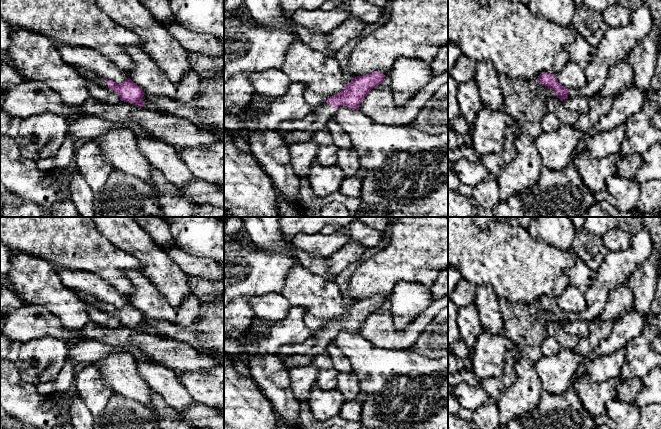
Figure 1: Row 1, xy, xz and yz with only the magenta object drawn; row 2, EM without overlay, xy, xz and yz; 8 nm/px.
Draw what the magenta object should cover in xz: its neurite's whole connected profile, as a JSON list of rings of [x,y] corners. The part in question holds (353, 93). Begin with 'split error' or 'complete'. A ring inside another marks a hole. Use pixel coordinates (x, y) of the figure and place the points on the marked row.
split error; [[[375,71],[370,74],[358,76],[350,83],[345,84],[340,93],[328,98],[327,101],[319,107],[313,108],[312,112],[315,115],[315,121],[310,128],[306,131],[296,131],[287,134],[283,138],[284,145],[289,147],[293,142],[308,140],[312,133],[327,128],[327,121],[340,105],[359,110],[360,104],[367,94],[384,81],[385,75]]]

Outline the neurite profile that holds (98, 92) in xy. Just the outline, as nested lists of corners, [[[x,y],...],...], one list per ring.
[[[86,80],[90,97],[107,103],[115,103],[120,100],[119,95],[107,87],[100,86],[92,80]]]

